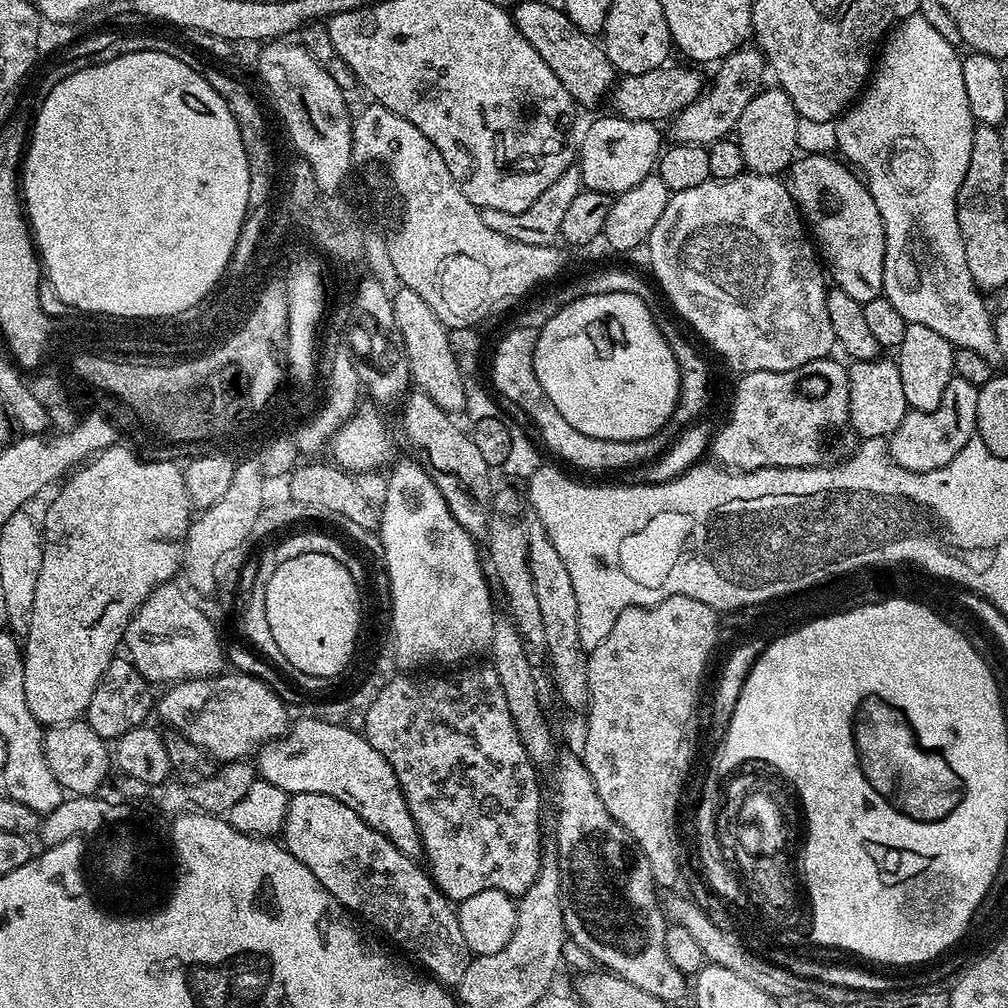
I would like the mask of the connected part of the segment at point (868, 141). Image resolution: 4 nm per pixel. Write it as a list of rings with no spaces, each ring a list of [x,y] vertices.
[[[919,14],[901,20],[887,33],[882,44],[882,51],[875,61],[874,71],[871,73],[866,87],[861,91],[855,103],[835,121],[837,128],[836,147],[839,155],[849,165],[855,166],[862,173],[870,194],[874,198],[874,206],[878,206],[878,214],[882,214],[884,241],[886,242],[882,295],[890,302],[890,306],[894,306],[894,310],[898,310],[898,314],[902,314],[902,318],[909,324],[930,326],[930,330],[942,334],[942,338],[951,342],[953,349],[974,350],[974,354],[981,355],[982,358],[986,358],[986,362],[996,366],[1002,361],[1002,350],[998,346],[994,316],[993,313],[988,313],[988,308],[984,305],[983,298],[985,299],[985,297],[982,295],[981,289],[972,283],[970,266],[966,266],[966,246],[962,242],[962,230],[958,230],[956,199],[958,198],[958,190],[962,186],[962,178],[966,178],[966,166],[970,166],[970,146],[974,146],[974,130],[977,123],[970,114],[970,102],[966,102],[966,86],[962,82],[962,66],[960,65],[962,56],[956,51],[958,51],[957,45],[946,42],[946,38],[942,38],[942,34],[938,34],[938,30],[934,30],[934,26],[930,26],[930,22],[926,22],[926,18],[922,18]]]

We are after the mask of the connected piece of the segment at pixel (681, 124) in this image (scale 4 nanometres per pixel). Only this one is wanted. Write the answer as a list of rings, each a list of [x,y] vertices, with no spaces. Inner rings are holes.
[[[745,46],[737,52],[731,52],[727,58],[719,61],[716,77],[712,85],[705,87],[700,93],[699,100],[686,106],[676,113],[671,121],[672,140],[678,144],[710,145],[719,140],[731,137],[736,131],[738,118],[742,118],[742,110],[751,102],[752,97],[761,91],[765,83],[766,61],[764,53],[756,46]]]

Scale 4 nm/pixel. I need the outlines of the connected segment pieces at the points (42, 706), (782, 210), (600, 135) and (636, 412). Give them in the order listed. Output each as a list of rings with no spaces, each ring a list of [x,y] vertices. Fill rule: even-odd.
[[[113,446],[105,448],[95,458],[89,459],[83,466],[77,467],[63,481],[60,493],[52,500],[52,505],[44,512],[42,519],[42,570],[38,570],[38,586],[34,589],[34,606],[28,627],[28,635],[22,644],[24,654],[24,673],[26,674],[26,706],[30,706],[30,714],[42,726],[54,724],[68,724],[71,720],[79,720],[87,713],[88,703],[94,690],[100,685],[100,679],[110,666],[110,662],[117,659],[116,647],[121,647],[124,631],[132,620],[132,615],[140,609],[140,603],[156,588],[167,585],[173,579],[175,572],[182,568],[184,555],[184,540],[188,536],[188,529],[194,519],[192,501],[188,499],[184,474],[179,463],[170,461],[148,461],[136,456],[128,448]]]
[[[755,174],[729,180],[709,178],[702,186],[671,193],[662,218],[650,230],[647,248],[655,283],[658,288],[660,283],[676,307],[675,315],[720,352],[730,367],[737,368],[737,373],[794,370],[806,362],[825,359],[831,353],[828,351],[837,347],[834,326],[830,326],[826,314],[826,276],[783,179]]]
[[[615,114],[600,116],[584,132],[584,141],[578,144],[578,167],[580,169],[580,182],[585,189],[607,194],[619,194],[638,186],[648,176],[653,175],[657,167],[662,143],[660,132],[655,123],[650,120],[627,120]]]
[[[611,292],[610,294],[590,294],[589,296],[577,296],[574,302],[562,306],[562,310],[554,313],[536,333],[536,345],[534,346],[534,374],[550,402],[558,406],[558,414],[574,426],[574,430],[582,430],[582,434],[590,434],[590,438],[606,438],[614,442],[630,442],[631,440],[645,440],[650,438],[662,426],[667,424],[674,414],[676,403],[680,397],[680,367],[674,358],[674,350],[668,345],[668,340],[660,333],[657,317],[652,317],[649,301],[641,296],[626,294],[625,292]]]

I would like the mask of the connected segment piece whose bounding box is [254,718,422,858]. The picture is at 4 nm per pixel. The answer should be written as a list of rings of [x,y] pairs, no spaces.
[[[319,718],[311,719],[300,720],[297,724],[295,721],[287,729],[286,739],[281,738],[267,750],[255,753],[254,767],[259,779],[289,794],[305,792],[338,798],[338,802],[350,806],[358,818],[378,830],[378,834],[402,850],[402,854],[419,857],[422,849],[417,824],[410,814],[410,806],[406,806],[402,786],[398,786],[390,762],[386,762],[386,758],[382,758],[382,754],[378,754],[360,732],[351,732],[349,728],[334,726]]]

